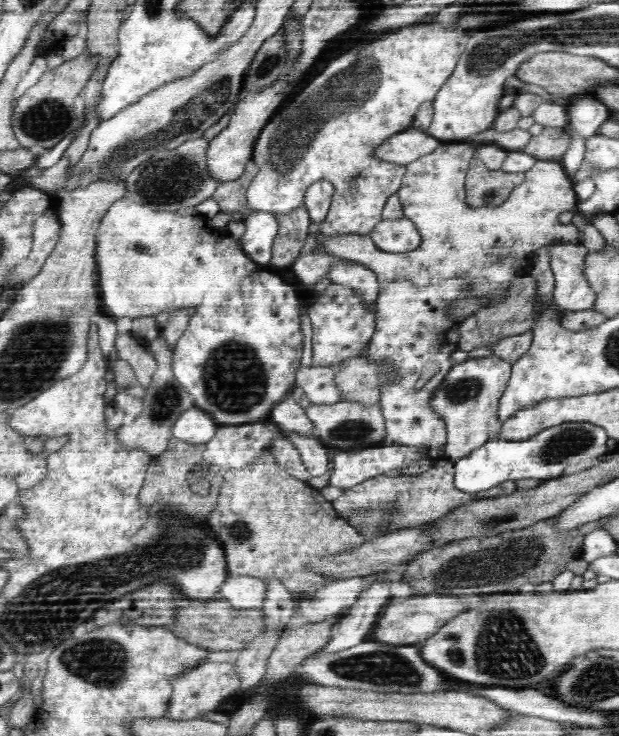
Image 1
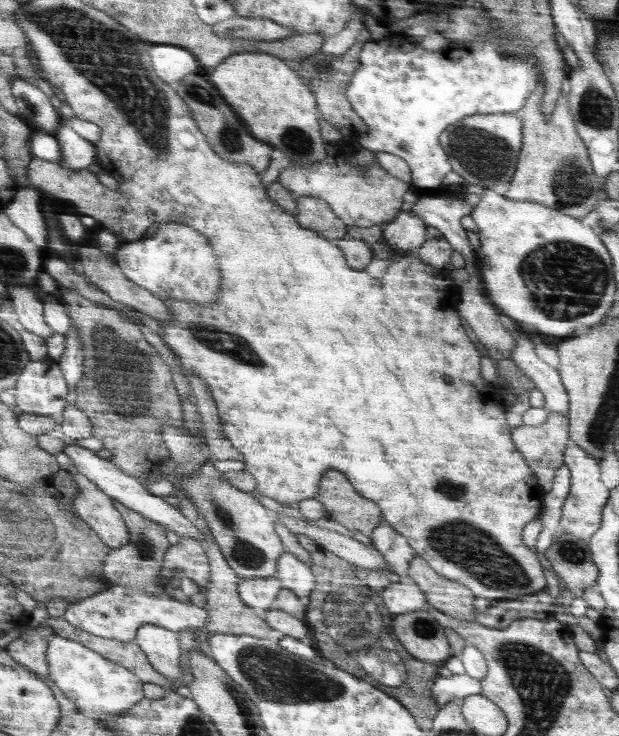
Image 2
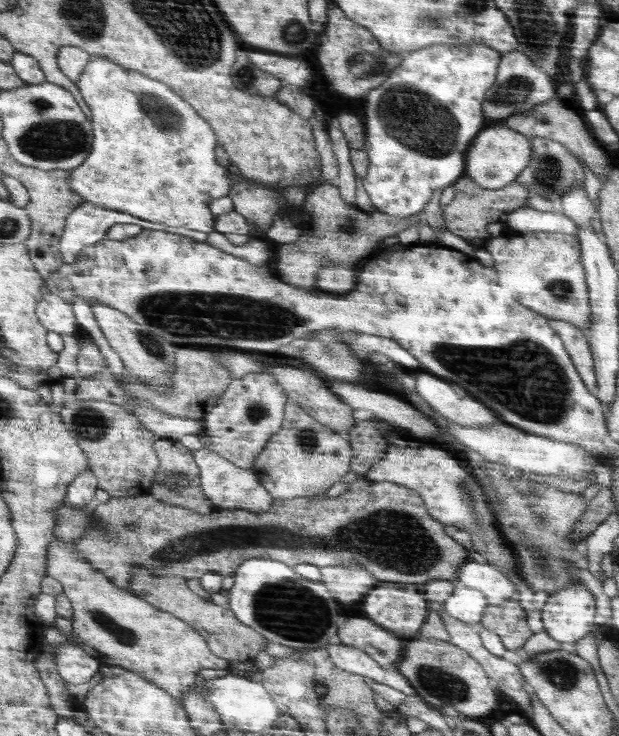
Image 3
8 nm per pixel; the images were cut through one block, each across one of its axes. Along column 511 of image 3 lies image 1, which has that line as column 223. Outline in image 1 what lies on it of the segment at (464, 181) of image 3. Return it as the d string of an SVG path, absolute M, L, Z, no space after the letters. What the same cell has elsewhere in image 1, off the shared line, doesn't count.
M250 160L246 163L245 171L239 179L230 183L219 183L212 194L212 198L219 204L219 210L231 216L234 223L242 223L248 216L248 203L246 203L246 190L254 176L258 174L259 166Z

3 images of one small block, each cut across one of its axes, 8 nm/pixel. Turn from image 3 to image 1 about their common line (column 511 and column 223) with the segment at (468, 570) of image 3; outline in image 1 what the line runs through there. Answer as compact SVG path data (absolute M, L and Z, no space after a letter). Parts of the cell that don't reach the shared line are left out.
M228 574L217 594L234 608L261 609L266 589L265 582L260 578Z

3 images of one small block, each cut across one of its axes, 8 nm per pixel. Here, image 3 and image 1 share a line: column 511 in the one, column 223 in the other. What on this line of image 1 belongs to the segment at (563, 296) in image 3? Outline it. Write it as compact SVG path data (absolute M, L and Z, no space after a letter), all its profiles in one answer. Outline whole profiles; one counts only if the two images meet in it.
M128 197L113 202L100 220L97 230L96 266L99 290L102 290L102 312L114 319L156 316L165 311L196 308L212 289L229 291L241 277L261 269L248 258L239 241L220 235L220 230L196 215L182 216L138 204Z

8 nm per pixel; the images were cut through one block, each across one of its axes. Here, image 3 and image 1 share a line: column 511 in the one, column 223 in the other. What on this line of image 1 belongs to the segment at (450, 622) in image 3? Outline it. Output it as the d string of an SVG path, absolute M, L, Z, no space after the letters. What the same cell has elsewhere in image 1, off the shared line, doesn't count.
M233 659L220 663L200 663L193 669L185 670L184 673L178 673L169 678L172 696L169 697L165 716L174 720L202 719L205 714L217 711L226 698L234 697L241 683L238 665Z

